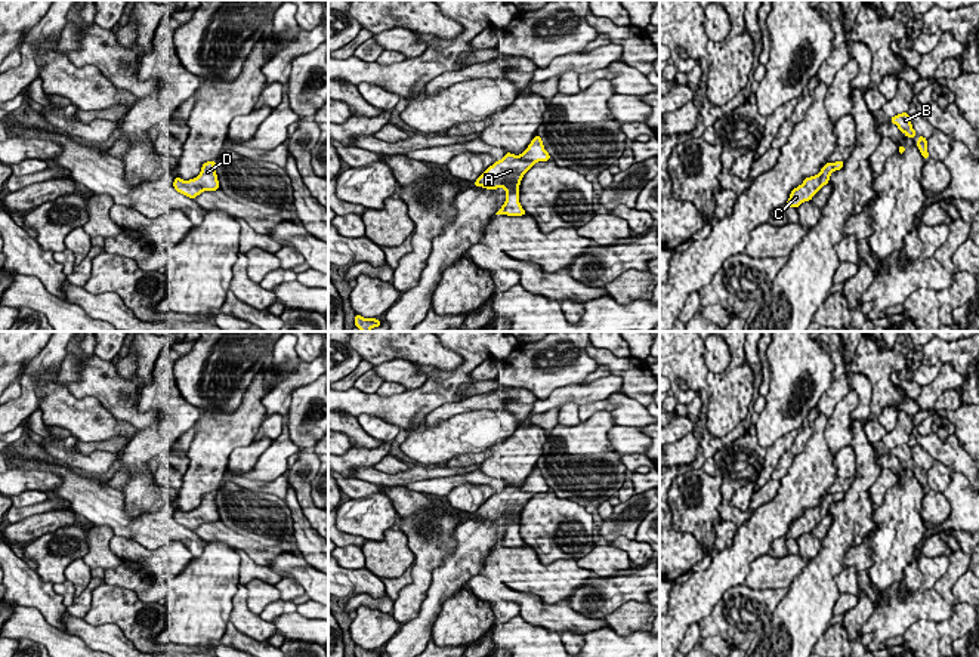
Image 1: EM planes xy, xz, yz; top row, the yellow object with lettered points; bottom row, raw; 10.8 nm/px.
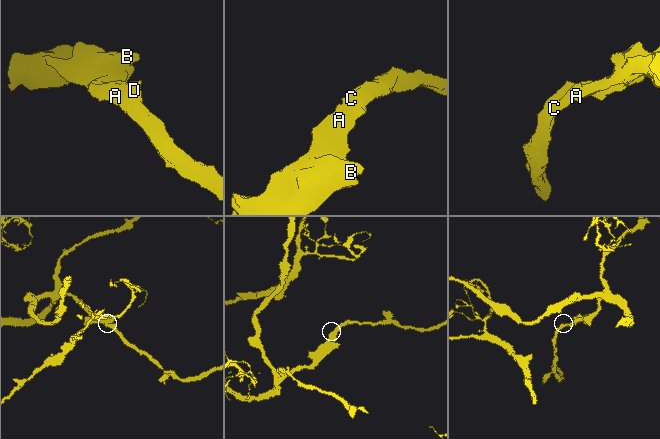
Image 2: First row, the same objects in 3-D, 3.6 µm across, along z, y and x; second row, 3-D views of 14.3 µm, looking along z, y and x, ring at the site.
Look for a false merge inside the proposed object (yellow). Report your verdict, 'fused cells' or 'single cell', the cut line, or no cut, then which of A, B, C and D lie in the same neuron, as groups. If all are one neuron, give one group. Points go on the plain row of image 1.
single cell | no cut | A B C D

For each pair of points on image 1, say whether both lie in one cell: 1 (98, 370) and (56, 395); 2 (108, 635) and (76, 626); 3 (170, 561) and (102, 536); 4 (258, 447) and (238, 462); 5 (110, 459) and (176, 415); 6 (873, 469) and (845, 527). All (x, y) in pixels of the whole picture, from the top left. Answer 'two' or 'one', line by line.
1: two
2: one
3: two
4: one
5: two
6: one

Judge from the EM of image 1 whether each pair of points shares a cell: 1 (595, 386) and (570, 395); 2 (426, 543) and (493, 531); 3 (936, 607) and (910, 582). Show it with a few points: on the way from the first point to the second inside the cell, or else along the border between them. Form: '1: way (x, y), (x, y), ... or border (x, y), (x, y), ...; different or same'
1: way (589, 392), (576, 394); same
2: border (460, 524), (454, 531), (456, 548), (435, 567); different
3: way (929, 604), (914, 589); same

